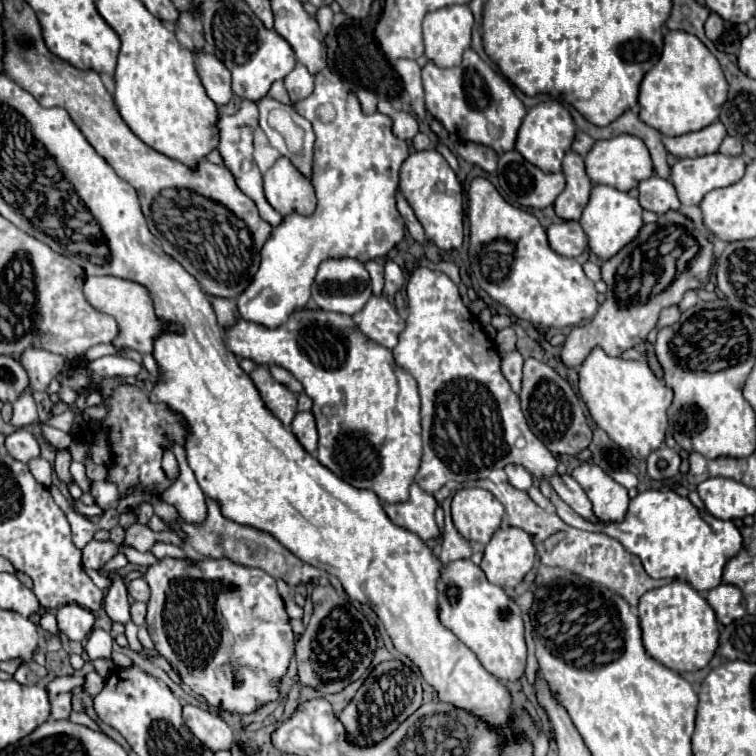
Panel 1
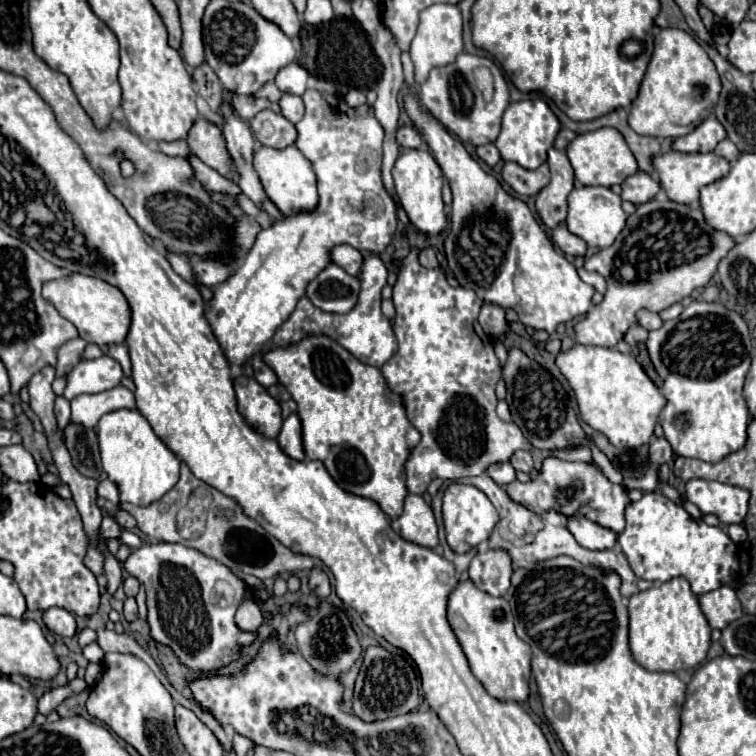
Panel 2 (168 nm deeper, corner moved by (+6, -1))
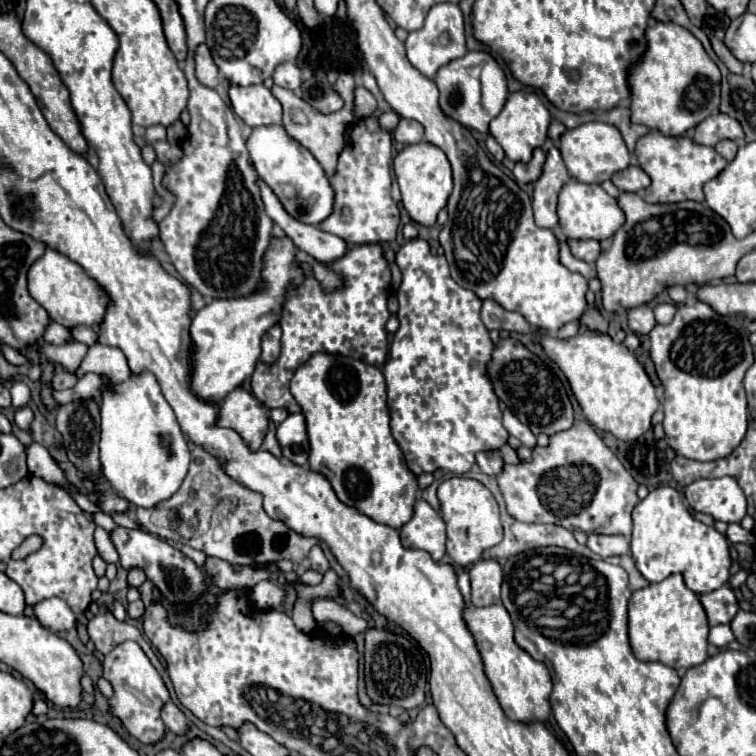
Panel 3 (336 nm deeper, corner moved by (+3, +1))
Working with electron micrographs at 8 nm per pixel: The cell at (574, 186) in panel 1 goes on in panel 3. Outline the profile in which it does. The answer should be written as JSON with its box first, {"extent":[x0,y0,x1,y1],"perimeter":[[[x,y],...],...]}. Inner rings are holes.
{"extent":[533,148,571,228],"perimeter":[[[549,148],[545,172],[535,182],[533,192],[533,212],[535,212],[535,224],[543,228],[553,228],[559,222],[557,216],[557,196],[561,188],[571,180],[559,148]]]}

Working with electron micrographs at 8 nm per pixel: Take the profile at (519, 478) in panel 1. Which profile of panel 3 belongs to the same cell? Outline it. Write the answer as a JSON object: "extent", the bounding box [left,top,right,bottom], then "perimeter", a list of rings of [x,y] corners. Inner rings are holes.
{"extent":[477,450,505,476],"perimeter":[[[495,450],[495,452],[479,452],[477,464],[479,464],[481,472],[485,472],[485,474],[489,474],[489,476],[501,474],[501,470],[503,470],[503,466],[505,466],[499,450]]]}

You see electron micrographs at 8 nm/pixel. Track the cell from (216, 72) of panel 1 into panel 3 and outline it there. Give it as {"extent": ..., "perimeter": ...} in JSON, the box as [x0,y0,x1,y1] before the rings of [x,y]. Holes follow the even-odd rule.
{"extent":[257,178,349,264],"perimeter":[[[259,178],[257,184],[259,184],[259,190],[261,190],[261,200],[265,204],[267,216],[283,228],[283,232],[295,242],[295,246],[299,250],[311,254],[313,258],[317,258],[319,262],[325,262],[325,264],[333,264],[335,260],[339,260],[347,254],[349,248],[347,248],[343,238],[329,234],[329,232],[323,232],[317,226],[295,220],[293,216],[287,214],[287,210],[281,206],[279,198],[263,182],[263,178]]]}

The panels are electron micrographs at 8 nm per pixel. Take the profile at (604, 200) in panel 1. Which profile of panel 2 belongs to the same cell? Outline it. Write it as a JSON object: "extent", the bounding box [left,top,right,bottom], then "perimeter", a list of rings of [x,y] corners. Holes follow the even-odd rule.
{"extent":[566,186,626,248],"perimeter":[[[576,186],[568,196],[568,216],[566,216],[566,228],[580,236],[590,248],[608,248],[620,230],[626,224],[626,212],[622,210],[622,200],[616,196],[610,188],[602,186]]]}

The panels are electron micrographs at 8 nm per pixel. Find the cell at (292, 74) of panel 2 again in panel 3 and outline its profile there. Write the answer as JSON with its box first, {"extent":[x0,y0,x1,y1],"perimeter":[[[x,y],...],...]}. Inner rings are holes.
{"extent":[273,62,303,90],"perimeter":[[[295,62],[279,64],[279,68],[275,68],[275,72],[273,72],[273,80],[277,86],[283,86],[287,90],[297,90],[303,84],[301,70],[297,68]]]}

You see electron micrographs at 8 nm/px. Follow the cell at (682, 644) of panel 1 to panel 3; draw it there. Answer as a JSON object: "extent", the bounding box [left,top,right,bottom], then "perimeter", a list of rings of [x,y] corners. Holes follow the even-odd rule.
{"extent":[629,574,709,668],"perimeter":[[[671,574],[663,582],[637,590],[629,600],[629,642],[637,660],[661,662],[671,668],[691,668],[709,658],[709,622],[699,596],[691,592],[683,576]]]}

